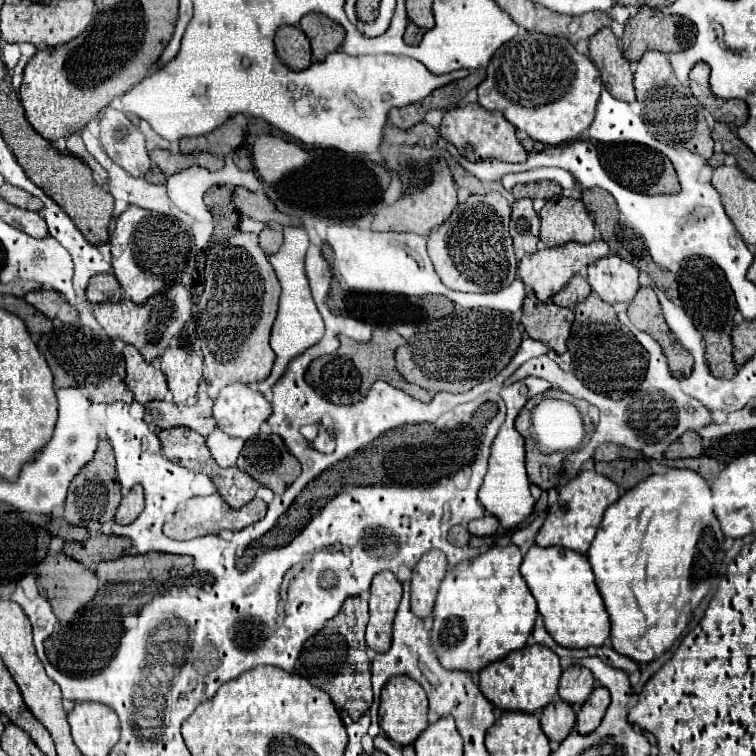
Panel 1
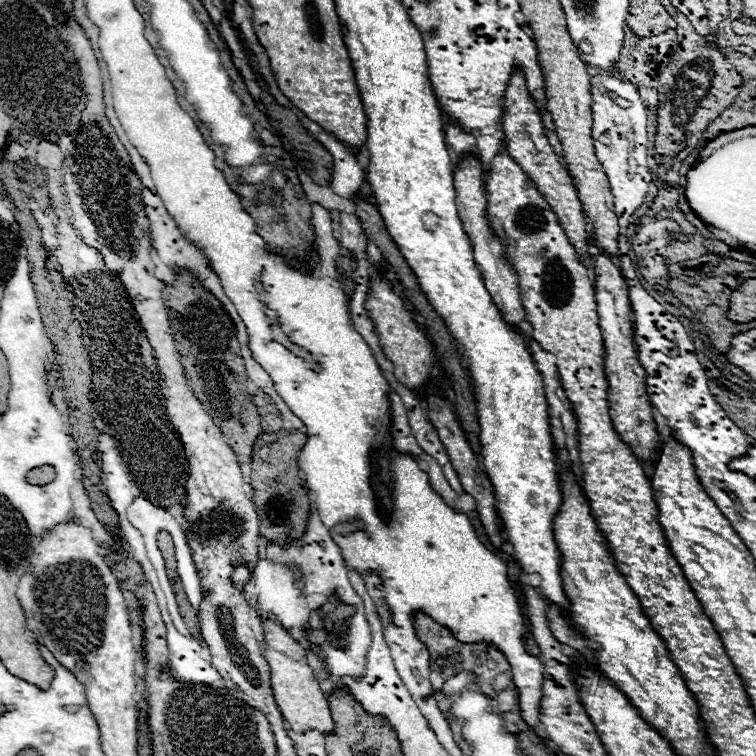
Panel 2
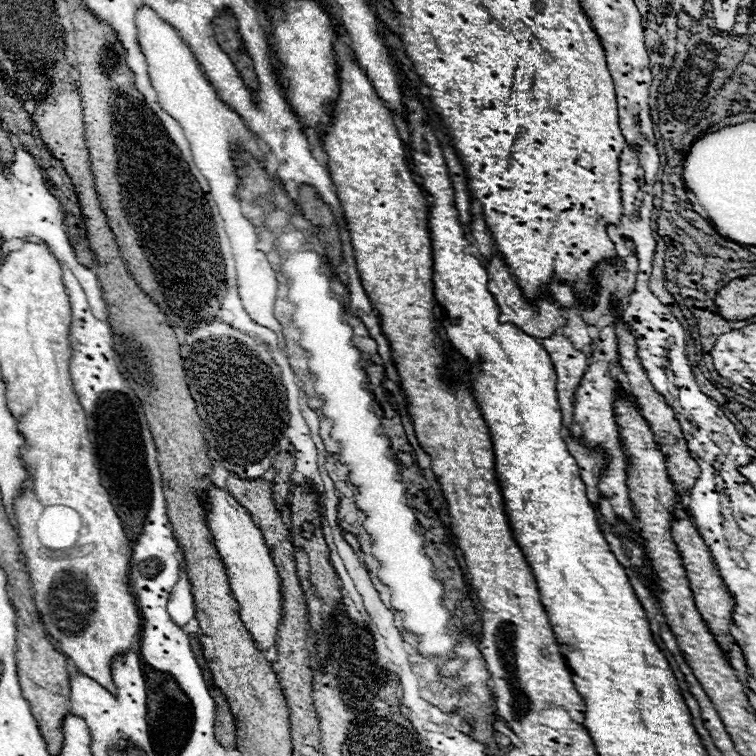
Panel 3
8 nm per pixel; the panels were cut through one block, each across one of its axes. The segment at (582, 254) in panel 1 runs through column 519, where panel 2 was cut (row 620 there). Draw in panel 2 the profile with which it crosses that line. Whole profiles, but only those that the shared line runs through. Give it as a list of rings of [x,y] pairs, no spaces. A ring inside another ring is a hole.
[[[264,618],[262,626],[264,626],[264,642],[266,642],[264,658],[268,660],[268,666],[270,666],[270,684],[274,690],[274,698],[280,706],[282,718],[286,720],[290,730],[296,734],[304,734],[306,730],[318,730],[320,734],[330,734],[334,730],[330,706],[318,688],[318,680],[314,678],[314,672],[306,662],[304,650],[280,626],[280,622]]]

